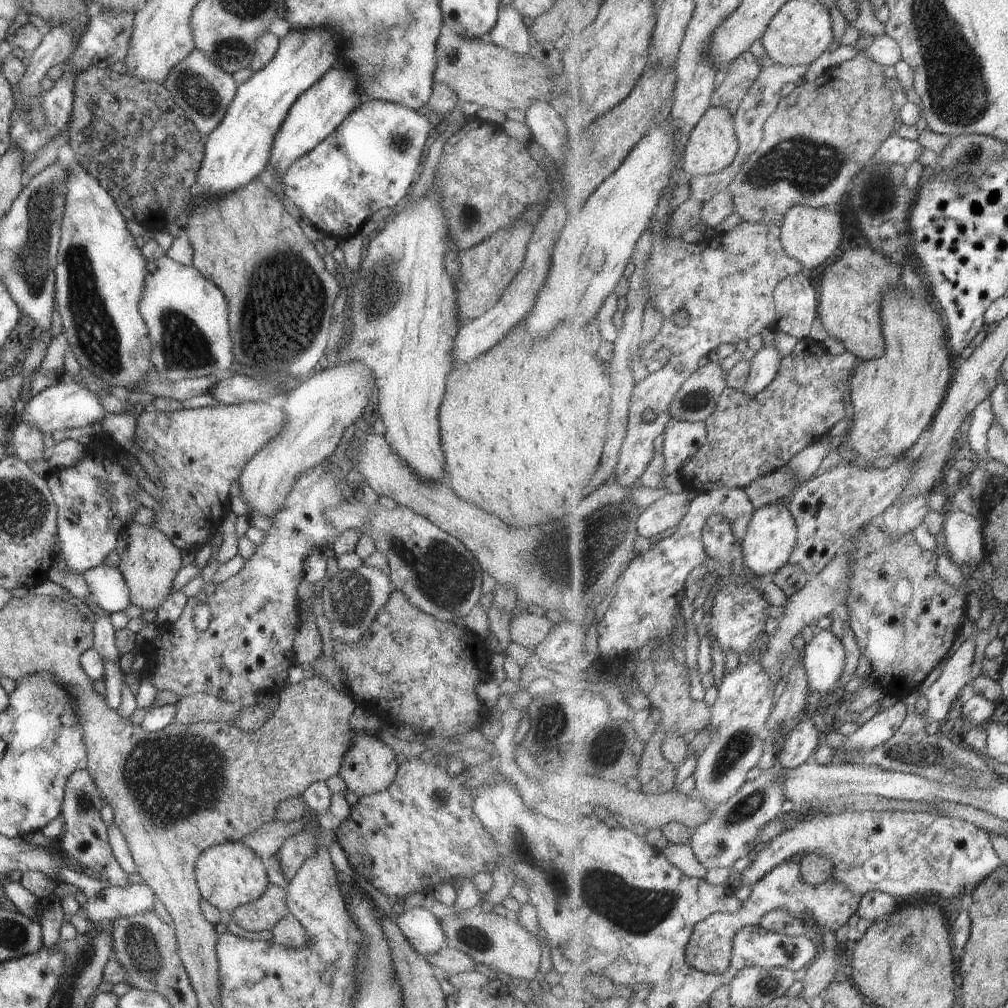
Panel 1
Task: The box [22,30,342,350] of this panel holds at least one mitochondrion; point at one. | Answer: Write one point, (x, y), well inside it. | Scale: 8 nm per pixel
(203, 98)

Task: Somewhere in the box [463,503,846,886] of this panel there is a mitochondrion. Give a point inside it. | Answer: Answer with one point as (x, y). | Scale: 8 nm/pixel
(741, 743)

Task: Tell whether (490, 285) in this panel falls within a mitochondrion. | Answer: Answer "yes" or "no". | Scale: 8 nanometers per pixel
no

